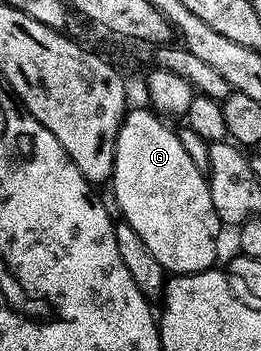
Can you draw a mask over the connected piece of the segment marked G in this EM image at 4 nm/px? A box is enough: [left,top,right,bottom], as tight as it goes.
[110,106,222,277]

